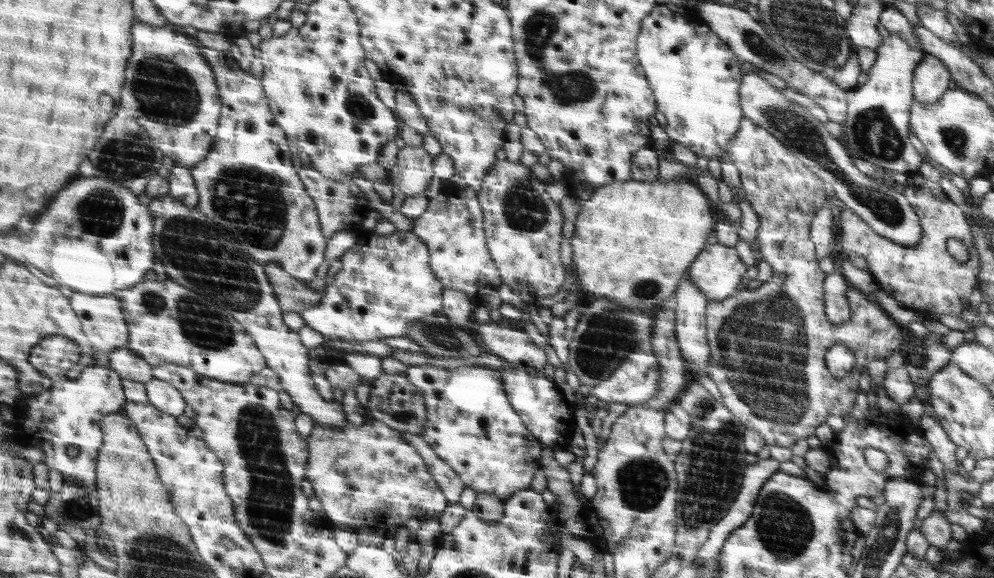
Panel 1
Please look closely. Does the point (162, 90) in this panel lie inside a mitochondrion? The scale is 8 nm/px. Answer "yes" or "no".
yes

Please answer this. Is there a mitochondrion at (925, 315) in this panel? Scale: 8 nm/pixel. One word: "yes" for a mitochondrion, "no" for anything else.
no

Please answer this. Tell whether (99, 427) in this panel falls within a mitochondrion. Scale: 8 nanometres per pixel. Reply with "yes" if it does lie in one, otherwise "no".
no

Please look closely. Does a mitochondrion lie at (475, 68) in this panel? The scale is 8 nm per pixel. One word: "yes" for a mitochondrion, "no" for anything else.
no

